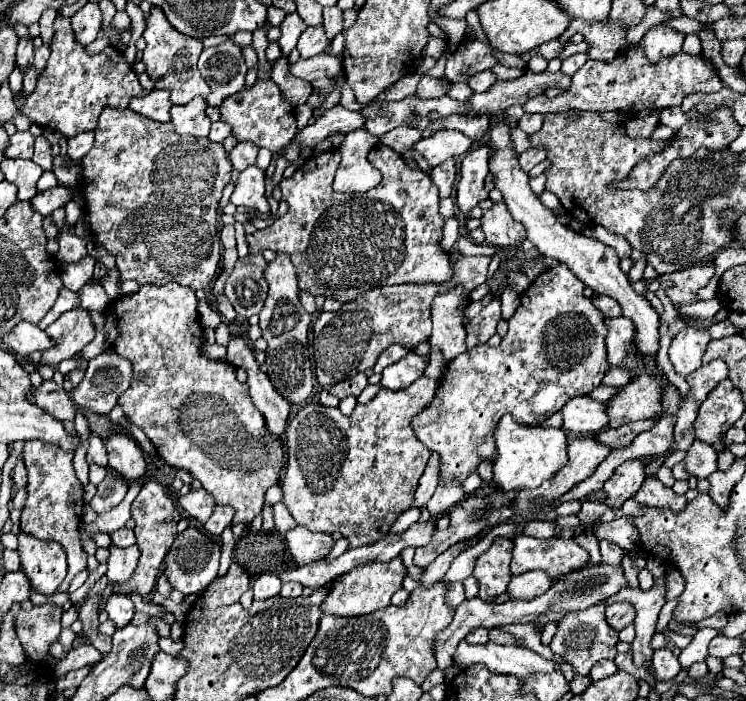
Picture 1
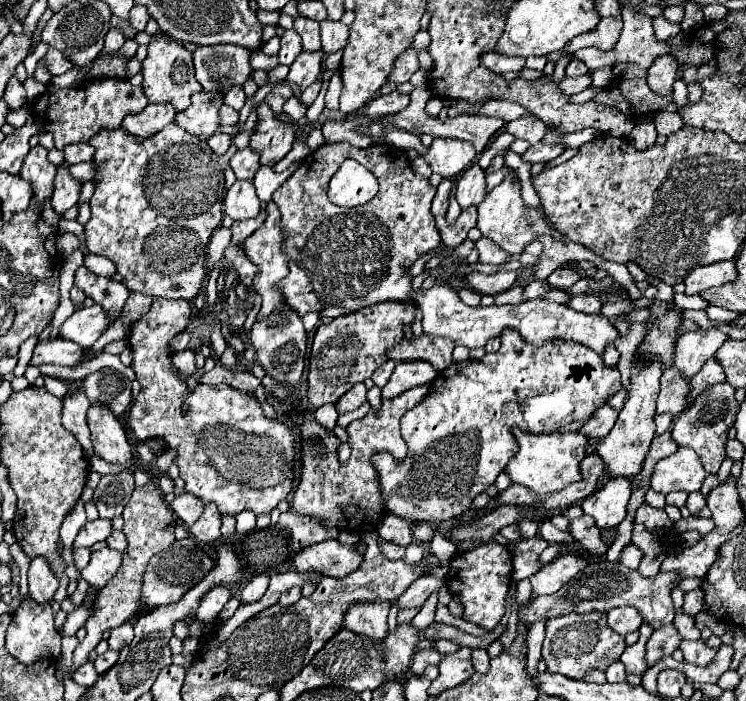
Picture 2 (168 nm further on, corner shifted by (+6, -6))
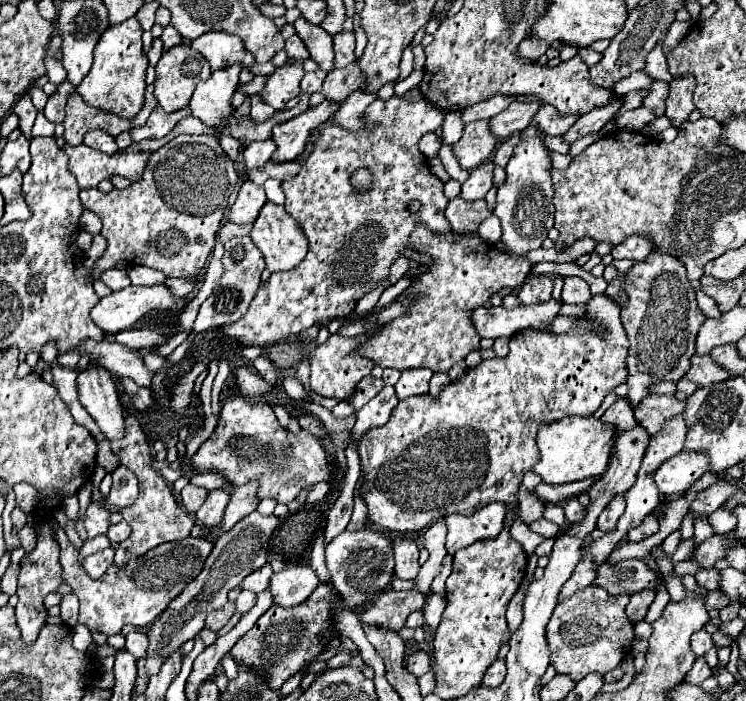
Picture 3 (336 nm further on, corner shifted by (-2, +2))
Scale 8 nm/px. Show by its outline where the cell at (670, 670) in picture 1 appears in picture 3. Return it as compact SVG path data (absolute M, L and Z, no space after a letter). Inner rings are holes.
M697 658L695 660L695 664L693 664L693 668L685 674L685 682L687 684L701 684L705 678L709 678L711 676L711 668L707 666L707 662L703 660L703 658Z

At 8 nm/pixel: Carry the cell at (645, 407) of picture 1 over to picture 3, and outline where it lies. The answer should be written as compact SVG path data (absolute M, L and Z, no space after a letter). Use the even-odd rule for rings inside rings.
M693 356L691 368L687 370L687 374L683 378L687 378L689 382L695 382L699 388L705 388L713 382L727 380L729 374L721 366L713 364L711 356Z

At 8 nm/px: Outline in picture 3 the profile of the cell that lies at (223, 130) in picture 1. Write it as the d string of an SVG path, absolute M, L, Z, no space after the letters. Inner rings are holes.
M221 136L219 142L221 142L221 148L225 150L225 154L227 154L231 160L235 160L235 158L237 158L237 150L239 150L237 138L233 138L233 136Z

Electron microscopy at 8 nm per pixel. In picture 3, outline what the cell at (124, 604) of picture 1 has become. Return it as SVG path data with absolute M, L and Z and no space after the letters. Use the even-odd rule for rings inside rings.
M135 630L135 632L129 632L125 636L125 648L135 656L135 658L141 658L145 656L147 652L147 640L145 640L145 632L143 630Z

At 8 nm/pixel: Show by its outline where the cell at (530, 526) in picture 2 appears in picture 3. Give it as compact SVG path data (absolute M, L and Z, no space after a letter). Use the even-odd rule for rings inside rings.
M523 486L519 488L517 492L517 502L521 506L521 518L525 524L531 524L533 520L541 518L543 516L543 510L545 510L545 504L537 500L537 496L533 496L533 492L525 490Z

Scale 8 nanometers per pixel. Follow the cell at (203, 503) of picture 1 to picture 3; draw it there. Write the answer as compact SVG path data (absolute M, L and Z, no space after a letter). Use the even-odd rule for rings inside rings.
M185 486L183 490L181 490L181 504L185 506L185 510L189 512L189 514L195 514L201 506L203 506L203 502L207 500L207 490L205 488L201 488L201 486Z

